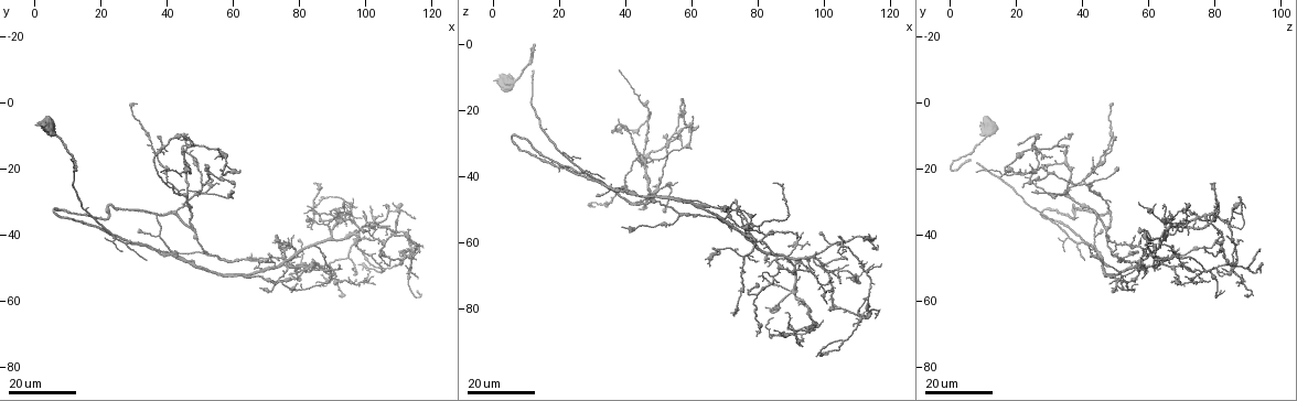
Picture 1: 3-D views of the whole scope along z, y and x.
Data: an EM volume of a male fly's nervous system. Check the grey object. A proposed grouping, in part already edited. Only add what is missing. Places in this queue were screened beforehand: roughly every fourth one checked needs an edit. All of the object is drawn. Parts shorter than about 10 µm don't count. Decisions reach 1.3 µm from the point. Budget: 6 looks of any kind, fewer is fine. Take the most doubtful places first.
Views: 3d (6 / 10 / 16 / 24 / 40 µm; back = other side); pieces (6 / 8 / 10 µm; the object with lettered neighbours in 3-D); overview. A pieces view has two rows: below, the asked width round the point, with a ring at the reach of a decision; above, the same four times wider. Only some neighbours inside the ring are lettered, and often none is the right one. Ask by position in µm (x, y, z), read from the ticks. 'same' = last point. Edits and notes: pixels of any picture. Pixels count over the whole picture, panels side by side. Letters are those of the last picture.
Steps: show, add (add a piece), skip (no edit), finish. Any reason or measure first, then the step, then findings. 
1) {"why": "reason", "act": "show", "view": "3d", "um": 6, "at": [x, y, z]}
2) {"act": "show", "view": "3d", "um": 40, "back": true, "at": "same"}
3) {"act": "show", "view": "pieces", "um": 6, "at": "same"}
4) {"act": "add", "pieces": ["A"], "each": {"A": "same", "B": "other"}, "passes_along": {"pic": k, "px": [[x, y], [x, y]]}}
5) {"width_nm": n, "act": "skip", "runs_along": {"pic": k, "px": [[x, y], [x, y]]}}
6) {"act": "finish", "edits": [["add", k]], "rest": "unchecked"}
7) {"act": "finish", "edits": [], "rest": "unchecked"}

{"why": "an open end", "act": "show", "view": "3d", "um": 24, "at": [52.0, 19.5, 50.5]}

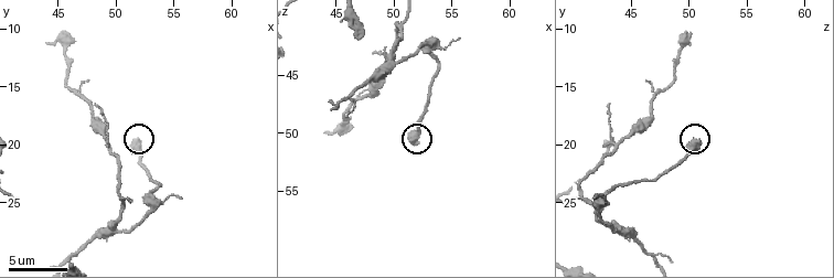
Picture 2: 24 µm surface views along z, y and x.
{"act": "show", "view": "pieces", "um": 10, "at": [51.8, 19.6, 50.6]}

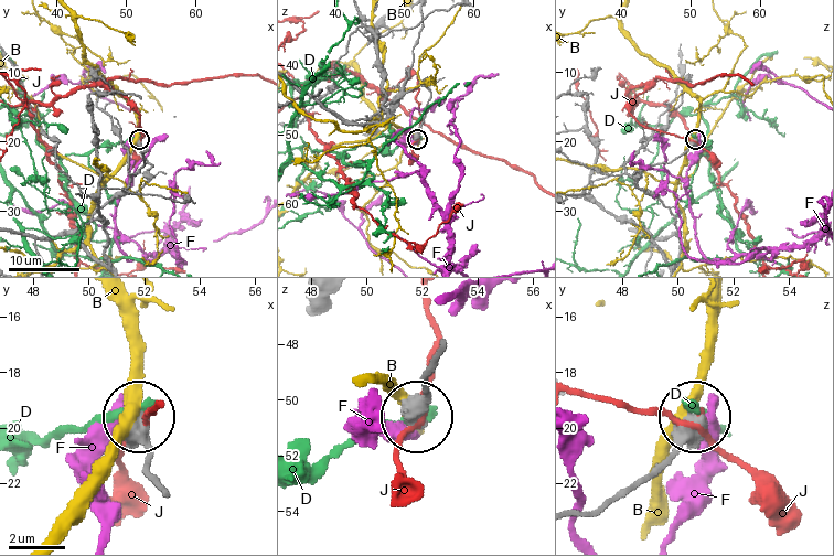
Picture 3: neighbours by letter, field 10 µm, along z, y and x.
{"act": "skip", "each": {"B": "other", "D": "other", "F": "other", "J": "other"}, "runs_along": {"pic": 3, "px": [[576, 512], [633, 491], [695, 421]]}, "found": "none of them fits"}

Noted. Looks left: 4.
{"why": "tapers out", "act": "show", "view": "3d", "um": 24, "at": [31.5, 1.0, 50.0]}

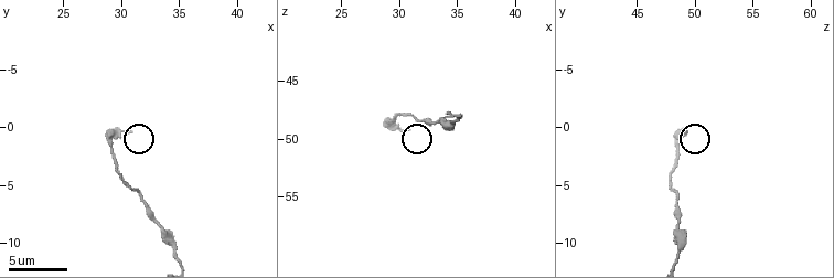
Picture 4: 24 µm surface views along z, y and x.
{"act": "show", "view": "pieces", "um": 8, "at": [30.6, 0.4, 49.2]}

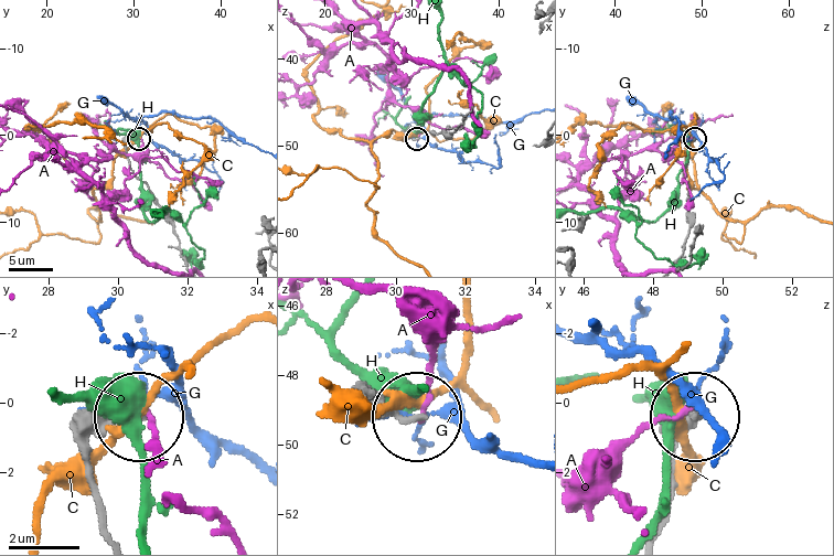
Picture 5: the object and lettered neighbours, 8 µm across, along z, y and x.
{"act": "skip", "each": {"A": "other", "C": "other", "G": "other", "H": "other"}, "runs_along": {"pic": 5, "px": [[373, 388], [418, 415]]}, "found": "none of them fits"}

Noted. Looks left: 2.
{"act": "show", "view": "3d", "um": 24, "at": [111.0, 31.0, 71.5]}

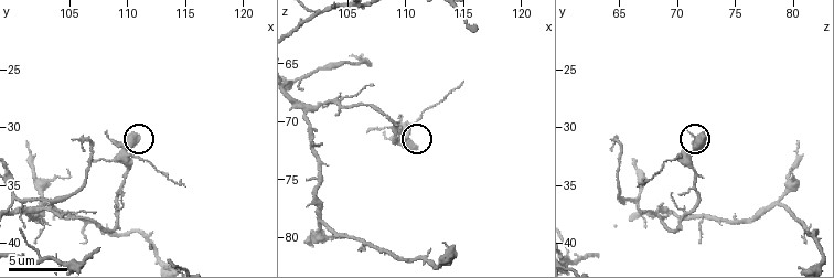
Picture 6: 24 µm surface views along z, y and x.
{"act": "show", "view": "pieces", "um": 10, "at": [110.8, 30.6, 72.2]}

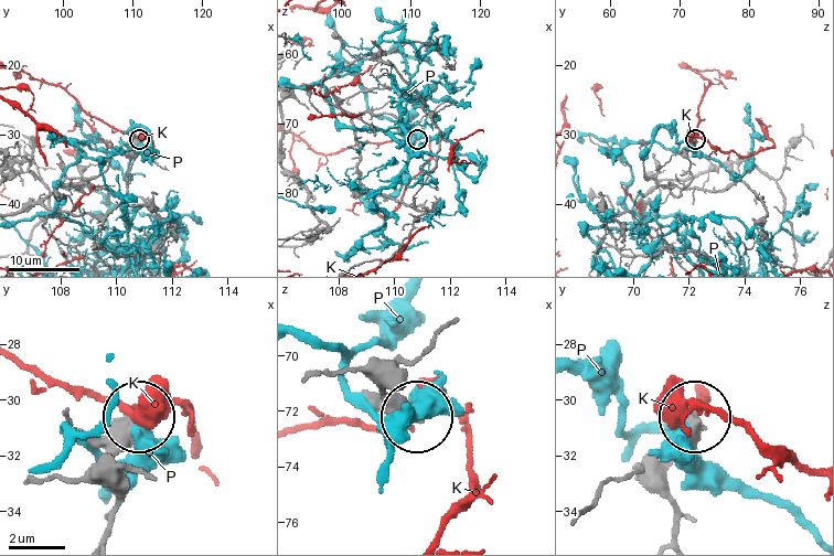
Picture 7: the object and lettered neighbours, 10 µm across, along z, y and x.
{"width_nm": 590, "act": "skip", "each": {"K": "other", "P": "other"}, "found": "none of them fits"}

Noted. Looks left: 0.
{"act": "finish", "edits": [], "rest": "unchecked"}

